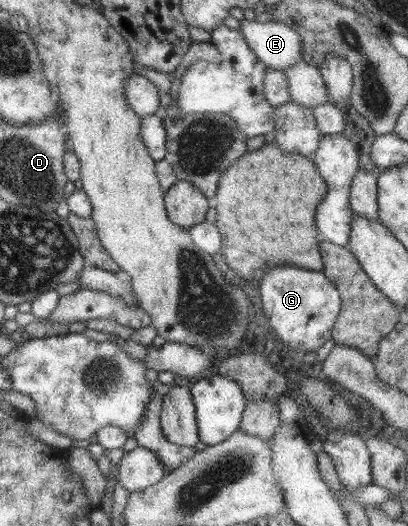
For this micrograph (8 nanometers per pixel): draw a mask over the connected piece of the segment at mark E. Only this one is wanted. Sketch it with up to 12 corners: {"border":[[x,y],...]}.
{"border":[[242,19],[238,29],[267,68],[301,60],[300,35],[286,24]]}

